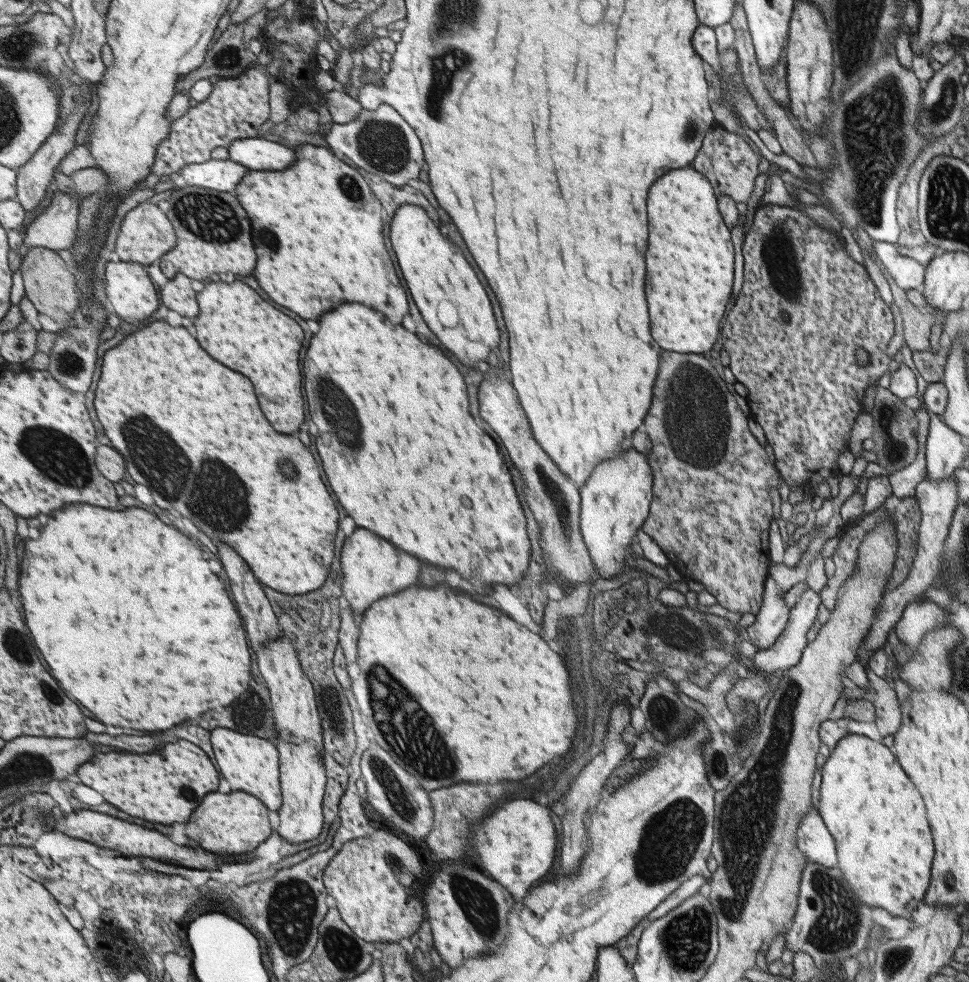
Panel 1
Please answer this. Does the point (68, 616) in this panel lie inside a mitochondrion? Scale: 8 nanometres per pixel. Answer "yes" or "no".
no

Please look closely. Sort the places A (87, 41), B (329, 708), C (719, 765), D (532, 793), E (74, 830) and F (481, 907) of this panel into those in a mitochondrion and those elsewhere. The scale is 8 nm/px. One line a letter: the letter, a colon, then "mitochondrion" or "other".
A: other
B: other
C: mitochondrion
D: other
E: other
F: mitochondrion

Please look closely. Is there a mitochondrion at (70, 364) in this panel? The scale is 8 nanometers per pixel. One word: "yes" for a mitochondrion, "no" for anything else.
yes

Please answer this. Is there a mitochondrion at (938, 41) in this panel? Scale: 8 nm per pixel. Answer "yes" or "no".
no

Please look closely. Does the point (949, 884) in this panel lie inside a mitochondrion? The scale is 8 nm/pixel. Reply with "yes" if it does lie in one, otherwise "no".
no

